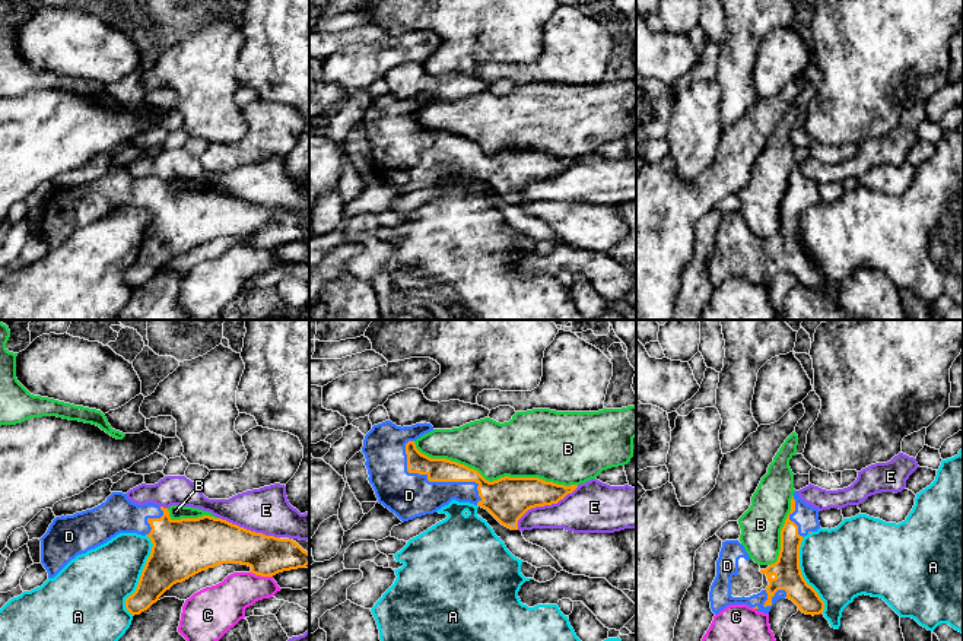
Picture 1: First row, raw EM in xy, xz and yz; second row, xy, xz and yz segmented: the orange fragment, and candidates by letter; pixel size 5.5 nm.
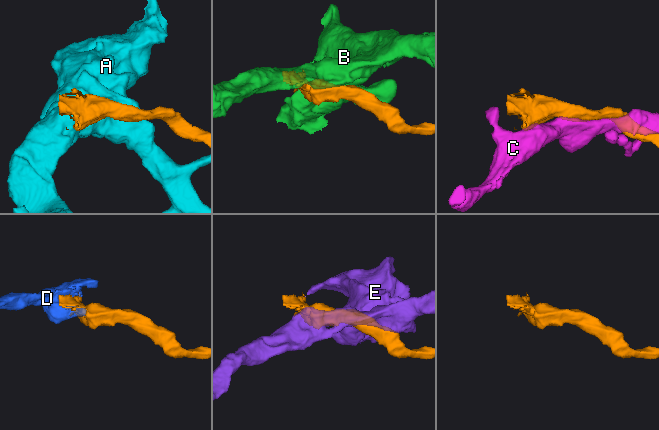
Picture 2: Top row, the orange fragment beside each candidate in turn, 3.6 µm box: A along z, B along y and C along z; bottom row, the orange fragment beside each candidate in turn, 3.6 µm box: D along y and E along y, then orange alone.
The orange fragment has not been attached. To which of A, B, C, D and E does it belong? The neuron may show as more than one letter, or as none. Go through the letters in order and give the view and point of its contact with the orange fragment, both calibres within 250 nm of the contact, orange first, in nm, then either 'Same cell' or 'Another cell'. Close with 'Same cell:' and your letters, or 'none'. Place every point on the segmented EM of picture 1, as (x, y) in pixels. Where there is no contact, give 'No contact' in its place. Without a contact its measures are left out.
A: Touches orange at xy (140, 576). Thickness 300 nm (orange) against 360 nm. Another cell
B: Touches orange at xz (493, 481). Thickness 240 nm (orange) against 340 nm. Another cell
C: Touches orange at xy (261, 576). Thickness 220 nm (orange) against 220 nm. Another cell
D: Touches orange at xz (436, 481). Thickness 130 nm (orange) against 260 nm. Same cell
E: Touches orange at xz (543, 505). Thickness 240 nm (orange) against 260 nm. Another cell
Same cell: D

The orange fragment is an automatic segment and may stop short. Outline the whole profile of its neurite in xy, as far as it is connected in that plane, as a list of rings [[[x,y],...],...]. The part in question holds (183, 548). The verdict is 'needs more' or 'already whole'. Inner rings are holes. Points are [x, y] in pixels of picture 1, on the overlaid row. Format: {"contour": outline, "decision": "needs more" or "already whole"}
{"contour": [[[112,492],[105,502],[92,510],[53,520],[39,539],[41,564],[48,578],[54,578],[77,555],[107,543],[120,533],[147,536],[153,543],[137,588],[125,599],[125,609],[133,616],[147,610],[174,584],[222,564],[248,565],[250,572],[261,577],[273,577],[309,564],[309,553],[292,539],[266,536],[210,515],[172,520],[168,508],[152,502],[137,505],[127,498],[127,494]]], "decision": "needs more"}

